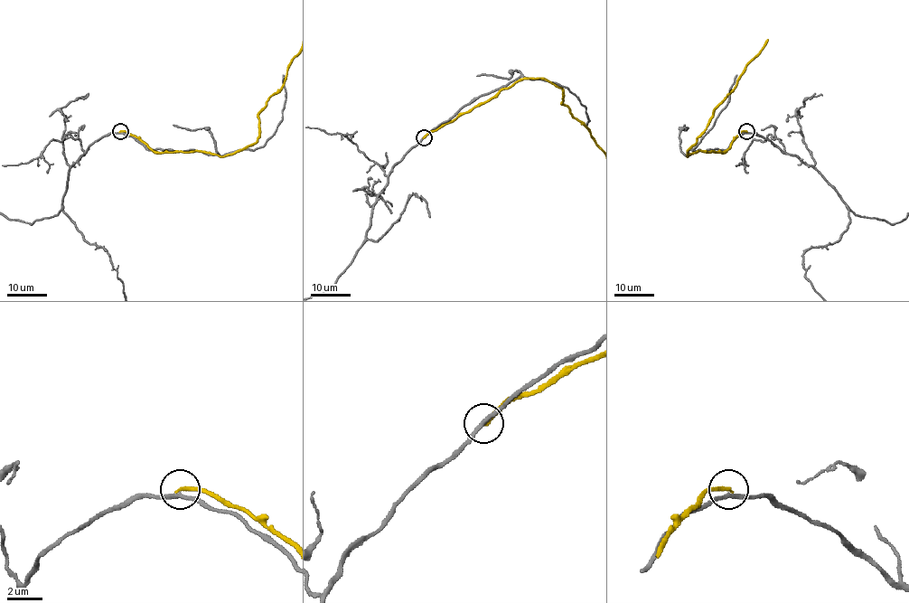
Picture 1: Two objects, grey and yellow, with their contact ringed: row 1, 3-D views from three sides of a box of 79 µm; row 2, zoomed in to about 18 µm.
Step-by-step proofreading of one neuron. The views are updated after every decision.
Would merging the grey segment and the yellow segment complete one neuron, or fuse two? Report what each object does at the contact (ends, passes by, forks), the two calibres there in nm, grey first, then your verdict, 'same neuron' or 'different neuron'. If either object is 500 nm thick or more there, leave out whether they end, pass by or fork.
grey passes by; yellow ends; calibres 200 and 240 nm; different neuron

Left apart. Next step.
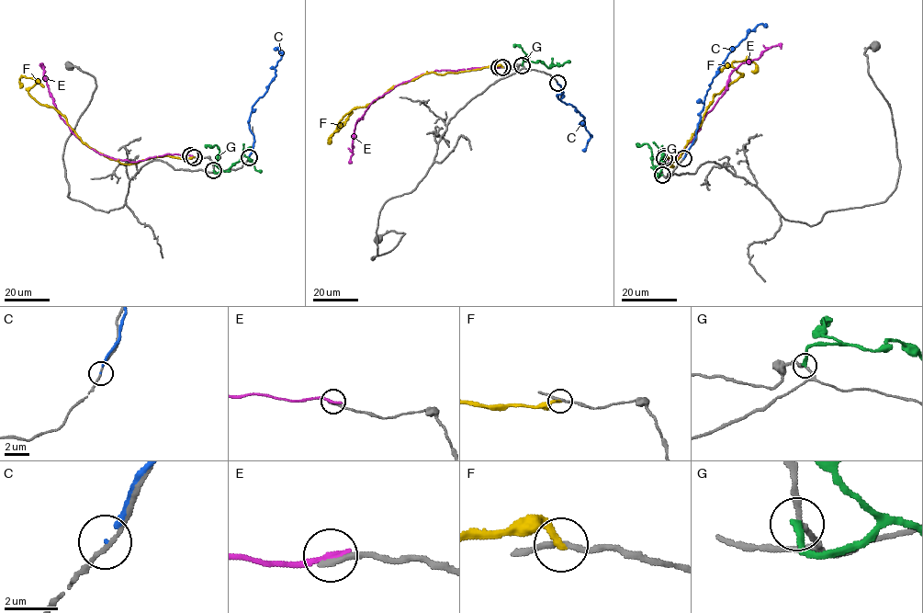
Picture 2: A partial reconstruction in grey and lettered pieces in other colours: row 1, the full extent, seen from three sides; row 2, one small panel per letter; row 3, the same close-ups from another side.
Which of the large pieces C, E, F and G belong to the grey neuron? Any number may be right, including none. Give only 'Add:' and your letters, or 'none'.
Add: none

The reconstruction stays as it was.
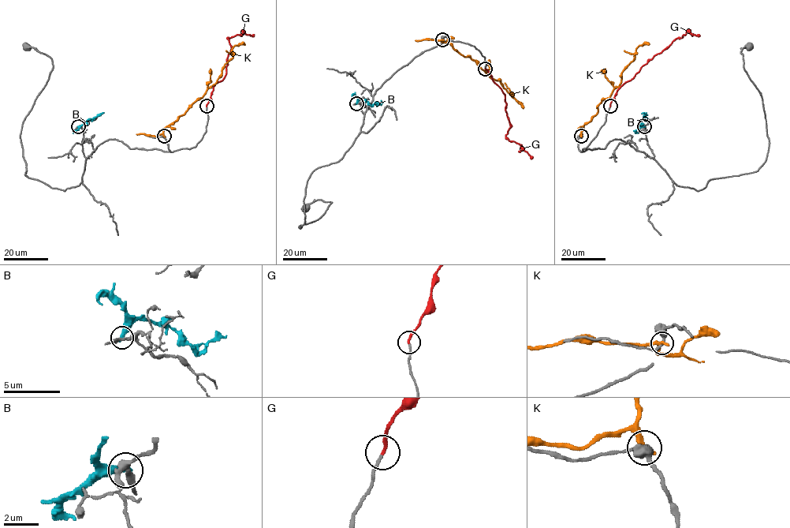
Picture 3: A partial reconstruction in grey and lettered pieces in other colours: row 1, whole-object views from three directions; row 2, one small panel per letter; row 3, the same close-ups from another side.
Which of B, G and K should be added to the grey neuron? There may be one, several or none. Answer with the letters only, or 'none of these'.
G

